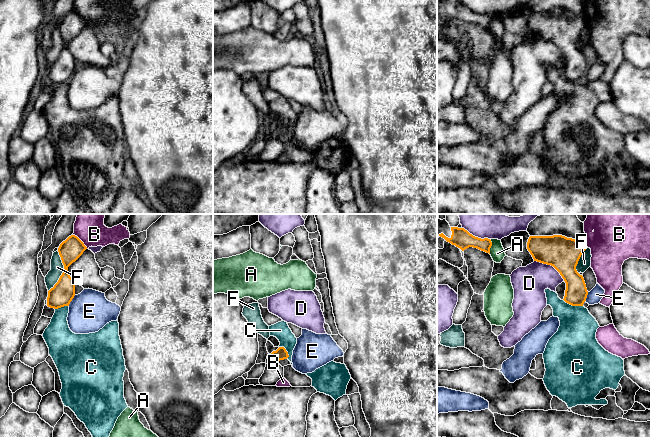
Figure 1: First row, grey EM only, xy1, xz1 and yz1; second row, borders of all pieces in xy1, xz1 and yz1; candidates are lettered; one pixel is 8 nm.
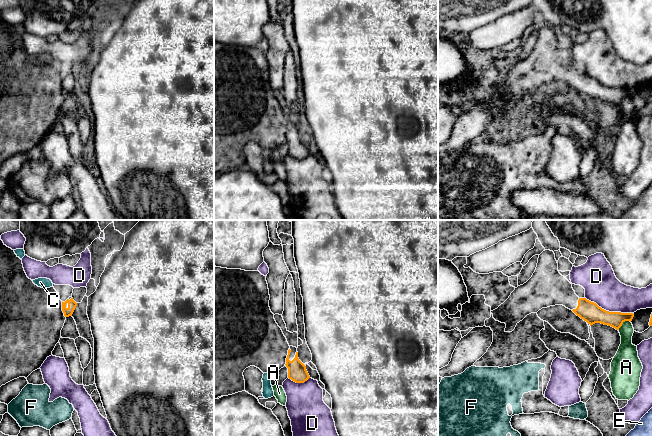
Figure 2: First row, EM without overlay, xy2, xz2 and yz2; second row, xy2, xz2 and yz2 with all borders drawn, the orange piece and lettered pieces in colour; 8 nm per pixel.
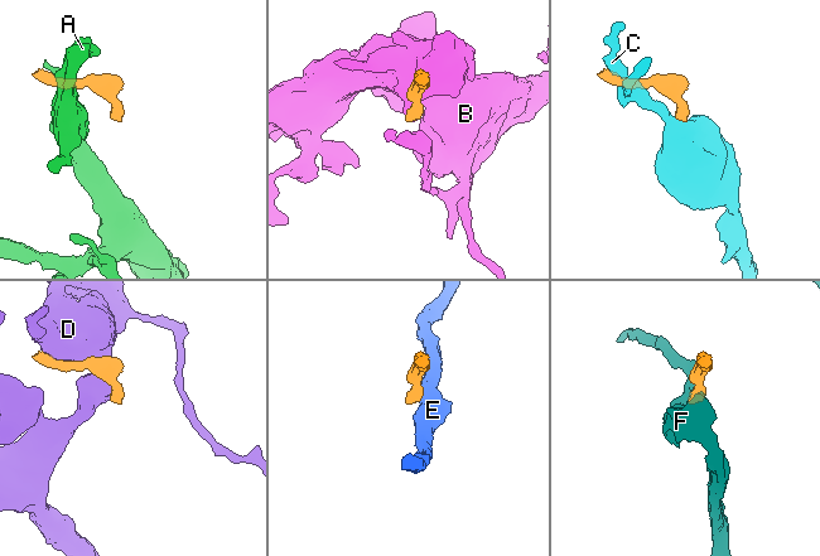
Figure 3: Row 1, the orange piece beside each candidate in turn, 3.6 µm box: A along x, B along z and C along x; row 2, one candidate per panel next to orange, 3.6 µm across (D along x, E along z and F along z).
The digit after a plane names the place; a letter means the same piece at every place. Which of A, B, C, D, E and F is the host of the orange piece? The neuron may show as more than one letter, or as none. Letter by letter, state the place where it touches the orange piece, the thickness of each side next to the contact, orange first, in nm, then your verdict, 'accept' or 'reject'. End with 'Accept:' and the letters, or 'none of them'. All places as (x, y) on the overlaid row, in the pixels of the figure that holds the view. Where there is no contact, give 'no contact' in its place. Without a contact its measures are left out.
A: contact yz2 (622, 323); calibres 150 and 160 nm; reject
B: contact xy1 (81, 241); calibres 180 and 240 nm; reject
C: contact yz1 (573, 305); calibres 180 and 320 nm; reject
D: contact yz2 (608, 311); calibres 160 and 280 nm; reject
E: contact xy1 (71, 300); calibres 180 and 320 nm; reject
F: contact xy1 (63, 271); calibres 180 and 110 nm; reject
Accept: none of them

